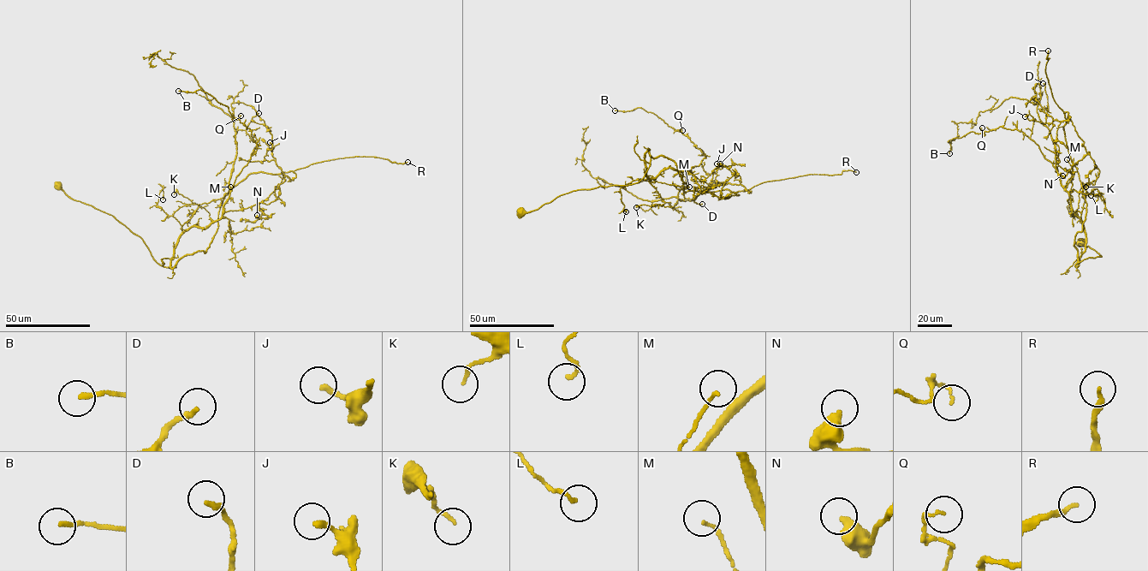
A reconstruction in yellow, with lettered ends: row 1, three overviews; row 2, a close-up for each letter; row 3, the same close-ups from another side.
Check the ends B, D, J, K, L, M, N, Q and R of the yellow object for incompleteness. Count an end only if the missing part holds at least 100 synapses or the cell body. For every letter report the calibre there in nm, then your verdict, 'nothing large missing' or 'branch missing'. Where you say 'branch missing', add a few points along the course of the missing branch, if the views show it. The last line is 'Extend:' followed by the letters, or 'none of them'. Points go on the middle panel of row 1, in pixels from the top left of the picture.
B: calibre 160 nm; nothing large missing
D: calibre 220 nm; nothing large missing
J: calibre 200 nm; nothing large missing
K: calibre 130 nm; nothing large missing
L: calibre 160 nm; nothing large missing
M: calibre 110 nm; nothing large missing
N: calibre 500 nm; nothing large missing
Q: calibre 110 nm; nothing large missing
R: calibre 200 nm; branch missing
Extend: R

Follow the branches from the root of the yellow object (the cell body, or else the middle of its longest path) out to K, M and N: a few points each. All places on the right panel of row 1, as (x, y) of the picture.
K: (1079, 243), (1102, 256), (1075, 265), (1085, 250), (1081, 211), (1091, 182), (1085, 187)
M: (1079, 243), (1102, 256), (1075, 265), (1085, 250), (1085, 234), (1081, 219), (1068, 206), (1073, 170), (1067, 159)
N: (1079, 243), (1102, 256), (1079, 262), (1074, 245), (1086, 204), (1067, 145), (1068, 116), (1086, 155), (1062, 175)

